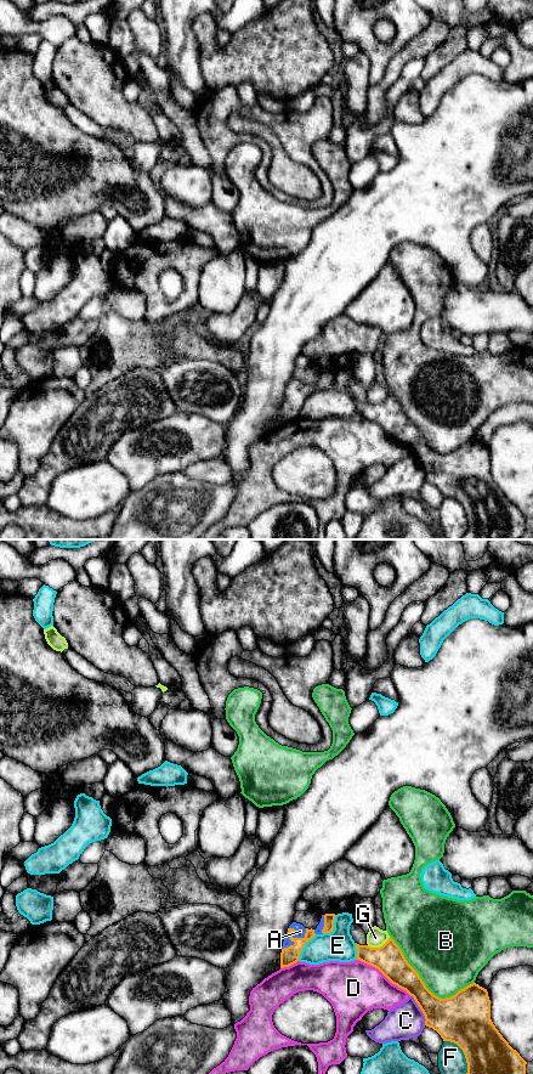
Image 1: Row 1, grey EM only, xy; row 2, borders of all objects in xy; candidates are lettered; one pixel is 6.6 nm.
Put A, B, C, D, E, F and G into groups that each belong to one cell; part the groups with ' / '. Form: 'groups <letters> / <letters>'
groups A / B / C / D / E / F / G

